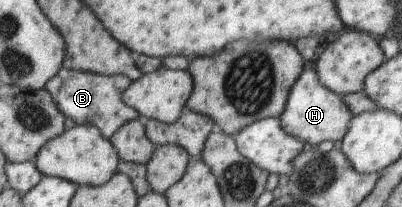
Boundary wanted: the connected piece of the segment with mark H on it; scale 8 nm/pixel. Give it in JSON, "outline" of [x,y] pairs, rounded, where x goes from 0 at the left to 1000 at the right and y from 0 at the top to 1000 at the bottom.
{"outline":[[[779,319],[754,333],[749,362],[734,386],[729,420],[719,440],[719,478],[692,580],[704,604],[704,623],[744,681],[764,686],[776,710],[786,710],[799,681],[838,681],[861,652],[863,618],[878,556],[866,531],[851,464],[833,459],[816,435],[801,396],[789,391],[786,343]]]}

